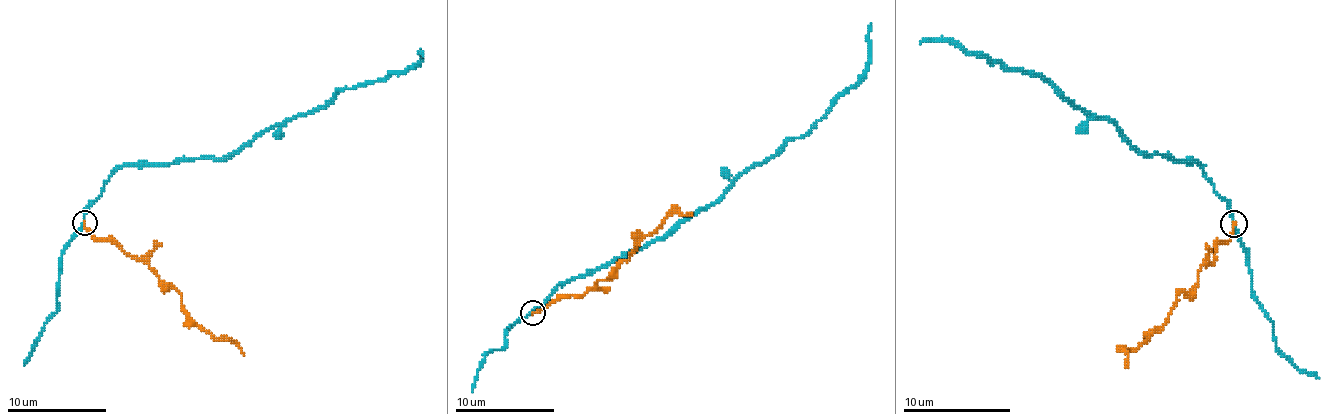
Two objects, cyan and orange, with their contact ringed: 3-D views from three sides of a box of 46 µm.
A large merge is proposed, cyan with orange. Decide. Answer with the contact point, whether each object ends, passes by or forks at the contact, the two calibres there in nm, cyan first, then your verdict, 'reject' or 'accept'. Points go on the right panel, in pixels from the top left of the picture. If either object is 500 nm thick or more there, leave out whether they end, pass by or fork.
place (1233, 224); cyan passes by; orange ends; calibres 160 and 120 nm; reject

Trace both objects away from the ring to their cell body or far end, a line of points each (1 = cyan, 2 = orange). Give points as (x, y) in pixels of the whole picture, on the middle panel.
1: (532, 312), (572, 277), (664, 240), (744, 173), (801, 138), (863, 73), (871, 23)
2: (532, 312), (564, 297), (584, 295), (629, 257), (634, 247), (669, 215), (691, 212)

